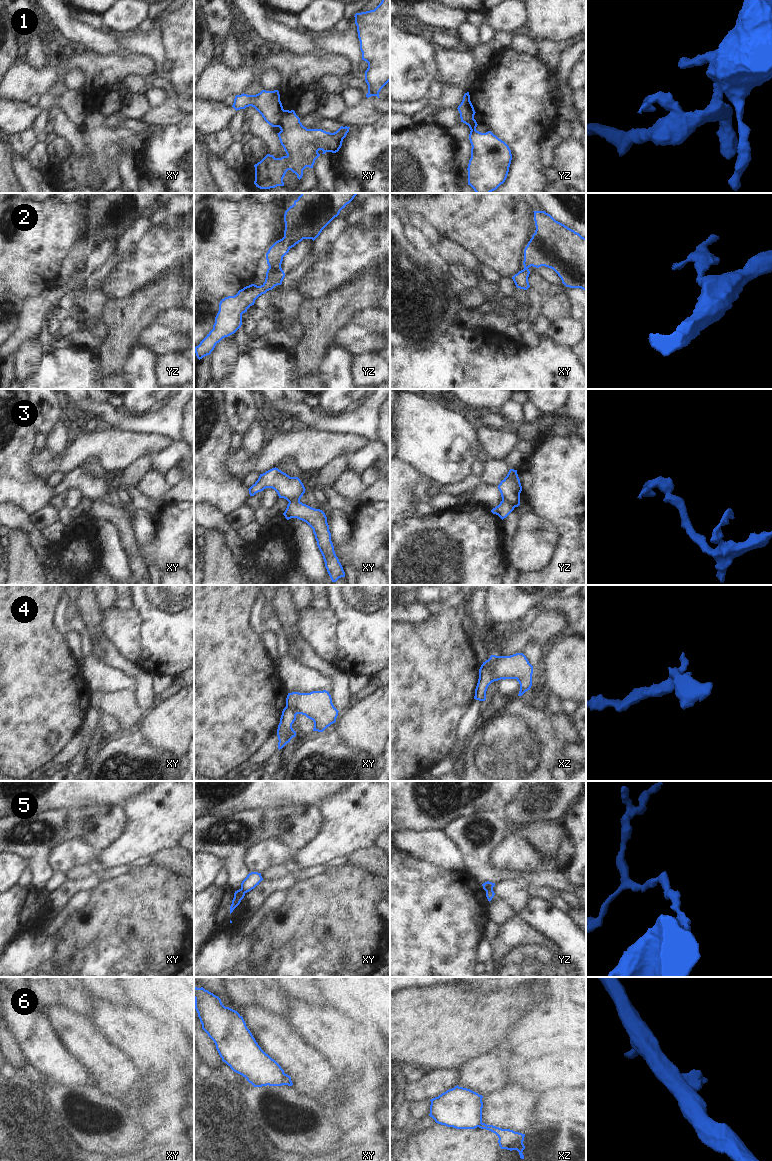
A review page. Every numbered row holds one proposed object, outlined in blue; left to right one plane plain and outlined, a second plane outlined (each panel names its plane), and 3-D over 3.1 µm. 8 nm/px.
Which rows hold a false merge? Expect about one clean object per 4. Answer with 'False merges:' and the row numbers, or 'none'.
False merges: 1, 2, 3, 4, 5, 6

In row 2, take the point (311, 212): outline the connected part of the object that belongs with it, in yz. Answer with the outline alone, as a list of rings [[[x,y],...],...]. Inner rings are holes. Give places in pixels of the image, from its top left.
[[[301,193],[284,214],[284,237],[266,253],[269,268],[281,267],[283,257],[303,239],[313,241],[357,193]]]

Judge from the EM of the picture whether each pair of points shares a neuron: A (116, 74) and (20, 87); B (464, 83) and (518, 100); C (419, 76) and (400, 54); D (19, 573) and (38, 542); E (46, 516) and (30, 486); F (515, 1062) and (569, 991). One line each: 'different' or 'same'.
A: same
B: different
C: same
D: different
E: different
F: different

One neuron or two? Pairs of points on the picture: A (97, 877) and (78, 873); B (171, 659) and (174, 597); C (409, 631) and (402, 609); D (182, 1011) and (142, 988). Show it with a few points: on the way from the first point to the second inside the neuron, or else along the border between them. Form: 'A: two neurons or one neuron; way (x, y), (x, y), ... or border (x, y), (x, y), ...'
A: two neurons; border (93, 873), (83, 878), (67, 879)
B: one neuron; way (171, 644), (174, 638), (174, 612)
C: two neurons; border (429, 616), (420, 622), (400, 622)
D: one neuron; way (172, 1001), (159, 988), (152, 988)

